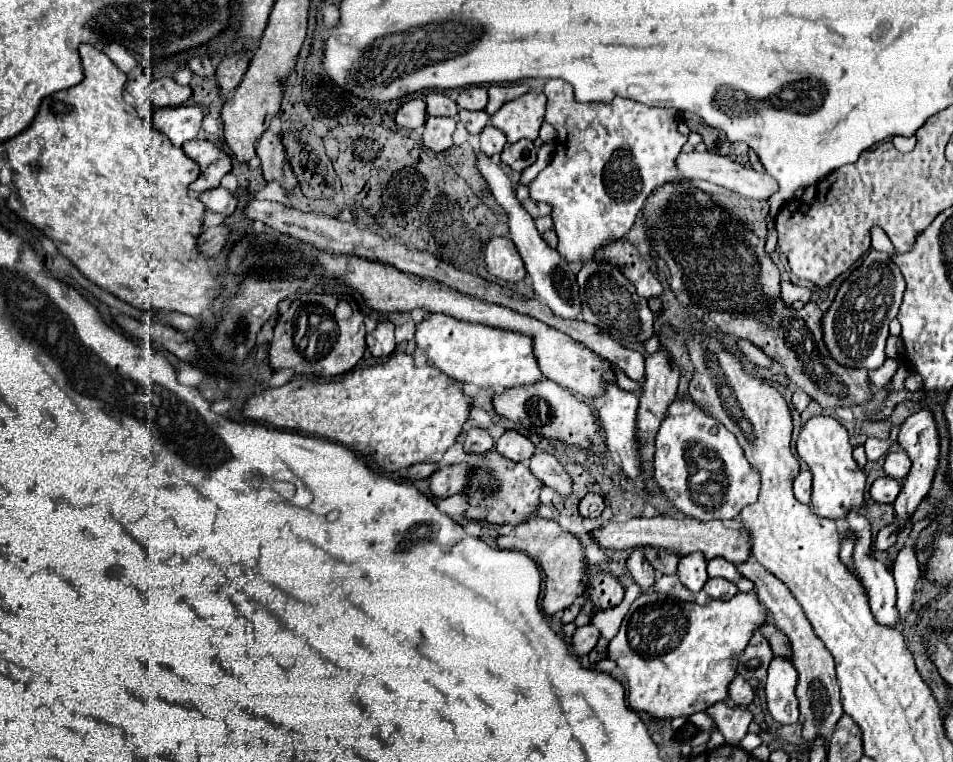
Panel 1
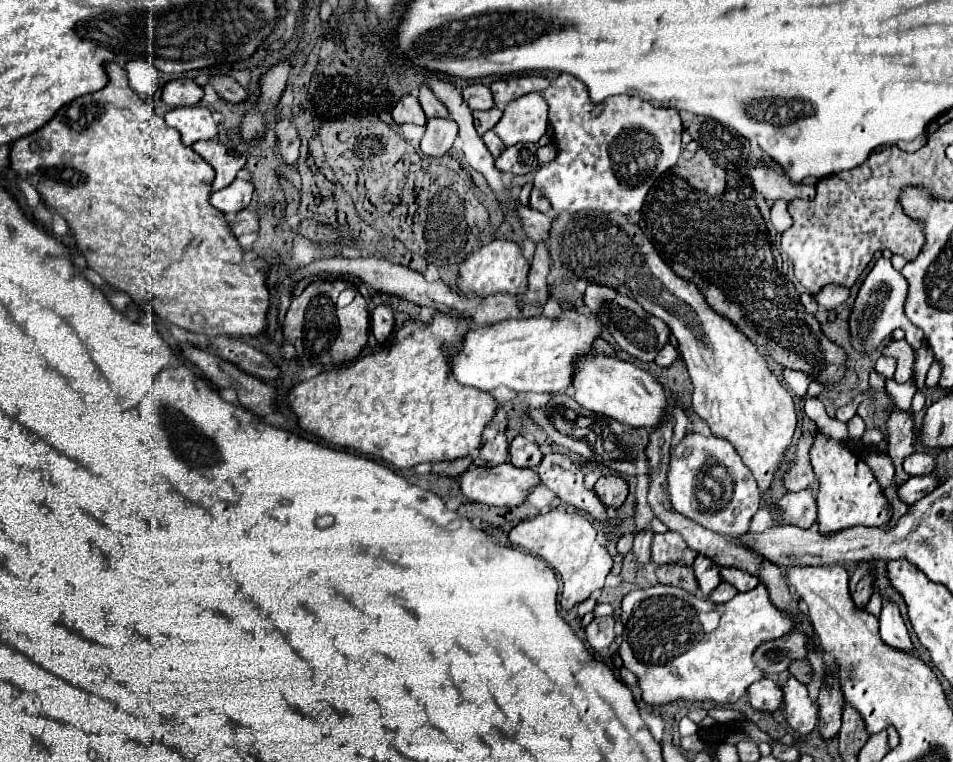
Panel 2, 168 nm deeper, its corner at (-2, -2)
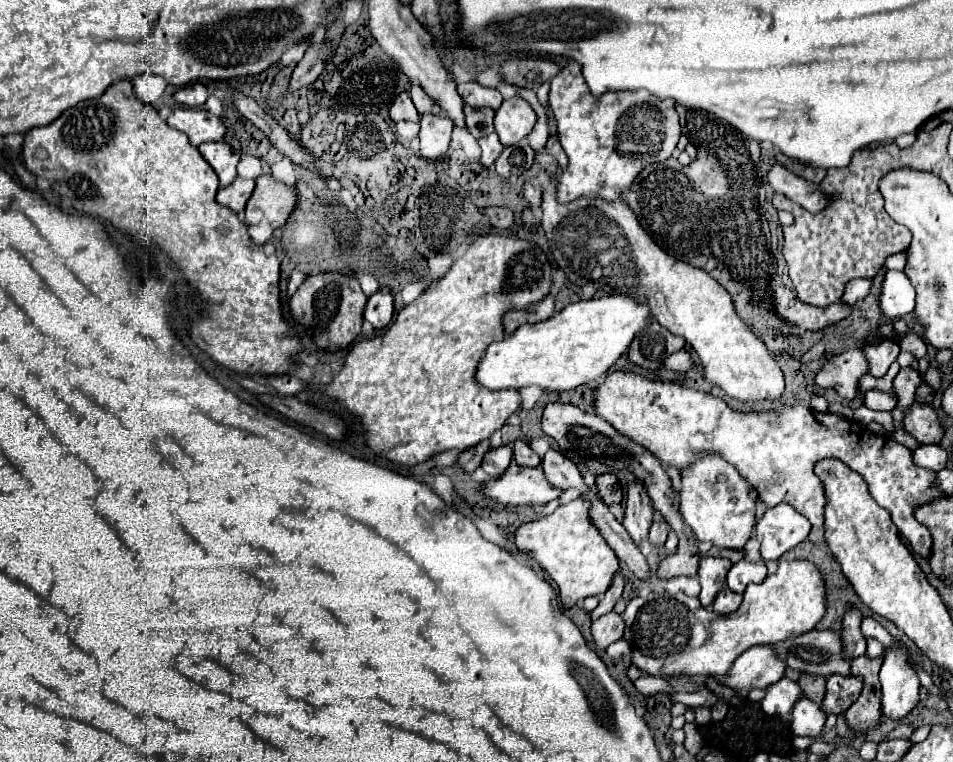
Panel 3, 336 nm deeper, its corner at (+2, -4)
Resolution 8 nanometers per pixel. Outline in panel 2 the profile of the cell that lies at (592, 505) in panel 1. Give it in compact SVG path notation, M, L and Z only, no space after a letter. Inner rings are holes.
M601 476L595 482L595 492L611 510L615 510L627 498L627 482L621 476Z

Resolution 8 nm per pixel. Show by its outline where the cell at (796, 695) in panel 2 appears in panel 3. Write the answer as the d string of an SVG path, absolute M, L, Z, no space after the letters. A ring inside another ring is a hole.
M803 696L803 700L797 700L797 704L791 710L791 732L795 736L809 736L815 738L825 724L825 714L821 712L821 706L811 702Z

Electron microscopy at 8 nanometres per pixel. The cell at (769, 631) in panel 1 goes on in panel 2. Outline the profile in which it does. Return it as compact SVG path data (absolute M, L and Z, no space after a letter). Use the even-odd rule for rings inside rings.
M795 660L795 662L791 664L789 672L791 672L801 684L809 684L809 682L813 682L813 678L815 678L813 668L809 666L809 662L803 662L803 660Z

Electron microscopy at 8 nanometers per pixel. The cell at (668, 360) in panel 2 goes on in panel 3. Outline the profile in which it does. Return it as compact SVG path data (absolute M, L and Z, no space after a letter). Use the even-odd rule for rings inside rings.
M679 350L679 352L675 352L673 356L669 356L669 358L663 362L663 366L661 366L661 368L671 370L671 372L681 372L681 370L689 370L691 366L693 366L693 362L691 362L689 352Z

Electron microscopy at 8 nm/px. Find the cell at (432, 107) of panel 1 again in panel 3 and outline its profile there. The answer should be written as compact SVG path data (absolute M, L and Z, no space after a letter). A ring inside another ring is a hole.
M413 84L411 90L409 90L409 94L411 94L413 104L415 104L415 108L417 108L419 114L439 114L441 112L441 108L421 90L419 84Z

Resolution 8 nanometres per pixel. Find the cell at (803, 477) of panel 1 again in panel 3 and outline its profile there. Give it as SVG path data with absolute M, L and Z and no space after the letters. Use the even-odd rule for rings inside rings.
M781 502L763 514L755 532L761 542L761 556L765 560L777 560L809 536L811 524L791 504Z

